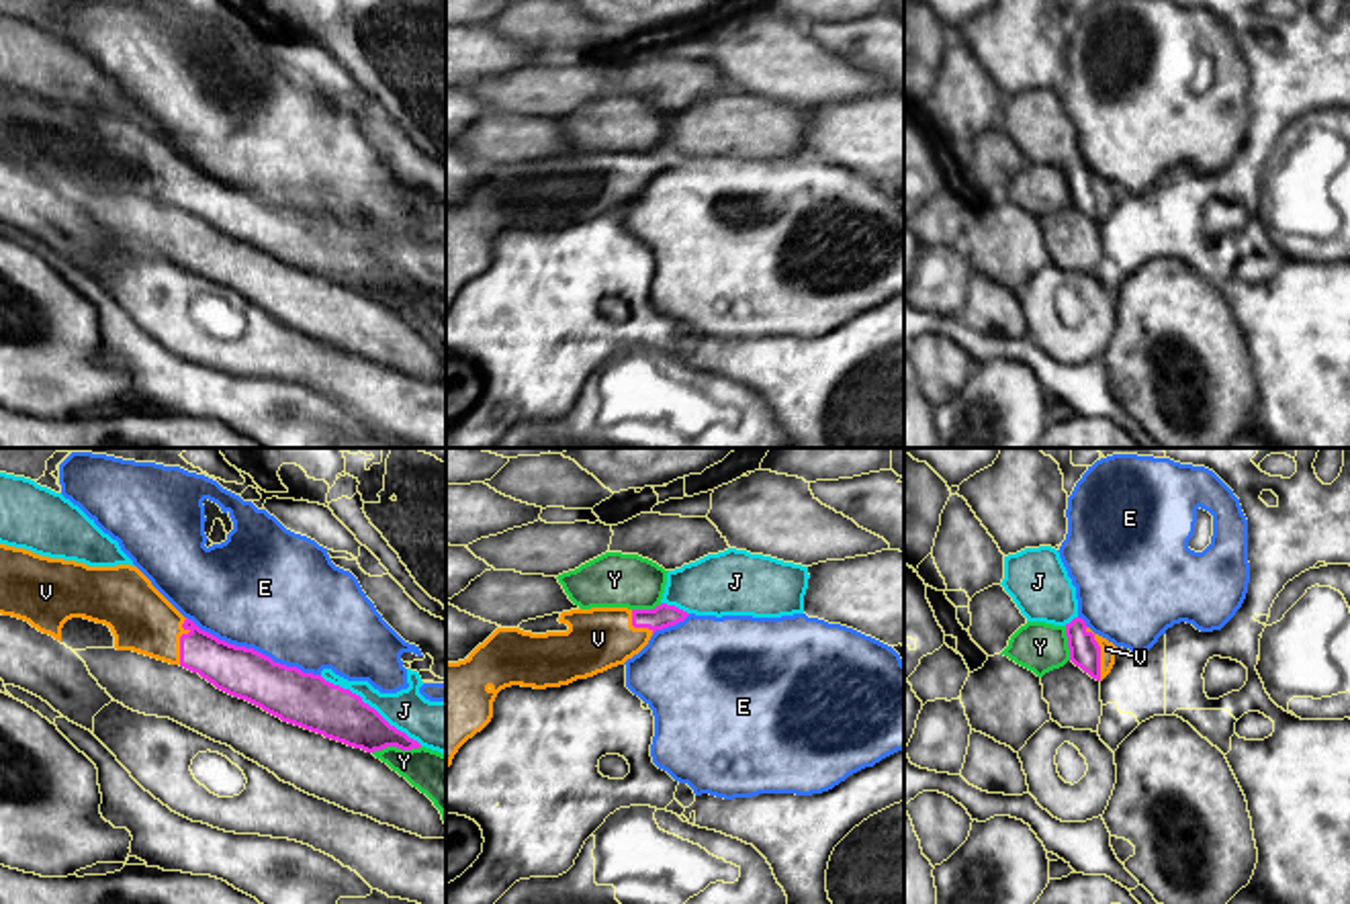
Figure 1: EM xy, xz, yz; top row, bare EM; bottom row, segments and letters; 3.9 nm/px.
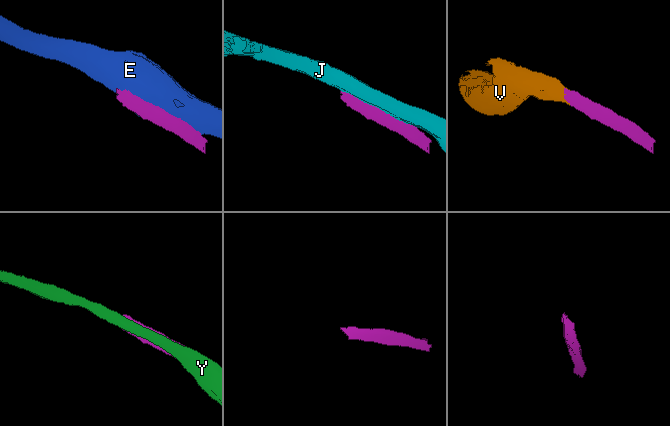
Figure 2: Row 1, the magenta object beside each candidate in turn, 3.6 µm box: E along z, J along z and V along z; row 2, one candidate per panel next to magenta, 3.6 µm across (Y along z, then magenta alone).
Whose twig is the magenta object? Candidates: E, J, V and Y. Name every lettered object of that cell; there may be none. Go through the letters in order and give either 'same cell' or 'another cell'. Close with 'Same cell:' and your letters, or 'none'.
E: another cell
J: another cell
V: same cell
Y: another cell
Same cell: V

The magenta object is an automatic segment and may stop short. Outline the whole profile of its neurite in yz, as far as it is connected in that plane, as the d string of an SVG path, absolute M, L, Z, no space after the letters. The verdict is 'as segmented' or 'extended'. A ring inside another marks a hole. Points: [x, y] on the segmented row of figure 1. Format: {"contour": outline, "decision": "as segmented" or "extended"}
{"contour": "M1074 618L1066 624L1066 636L1070 661L1092 679L1102 681L1115 665L1117 646L1094 634L1082 618Z", "decision": "extended"}

